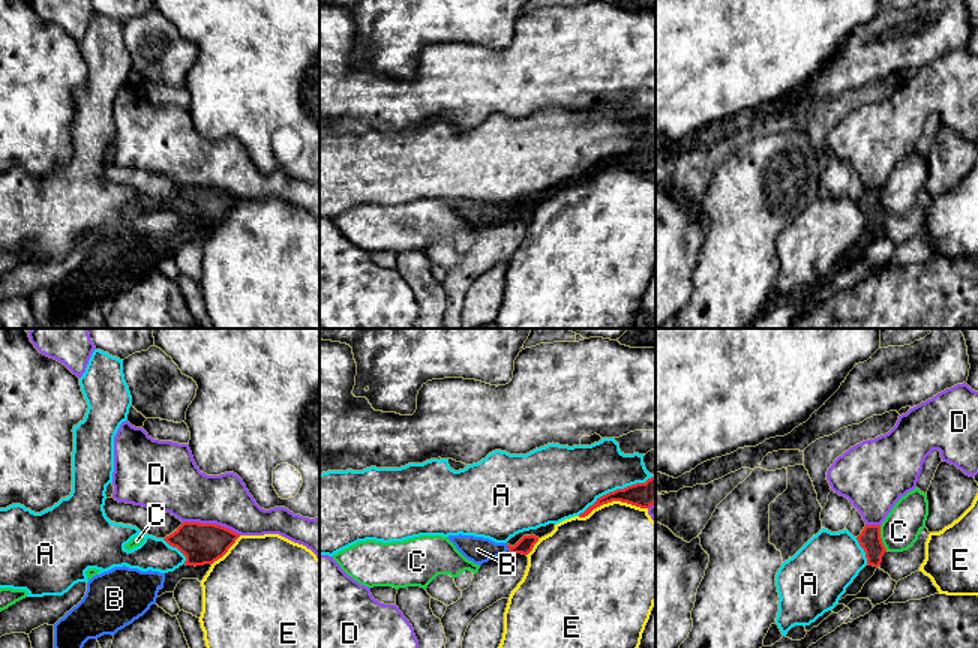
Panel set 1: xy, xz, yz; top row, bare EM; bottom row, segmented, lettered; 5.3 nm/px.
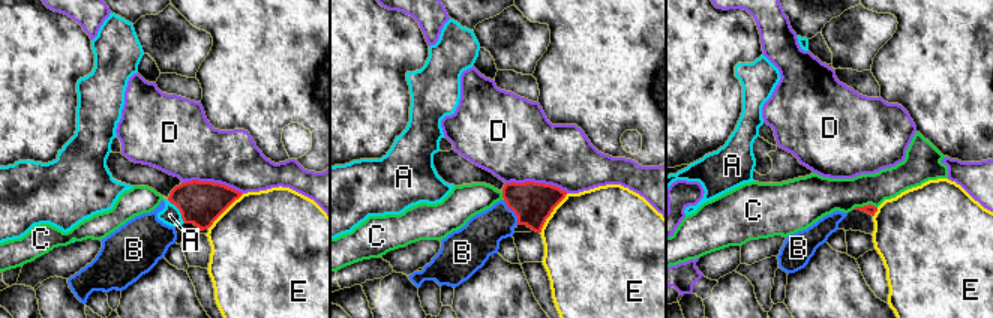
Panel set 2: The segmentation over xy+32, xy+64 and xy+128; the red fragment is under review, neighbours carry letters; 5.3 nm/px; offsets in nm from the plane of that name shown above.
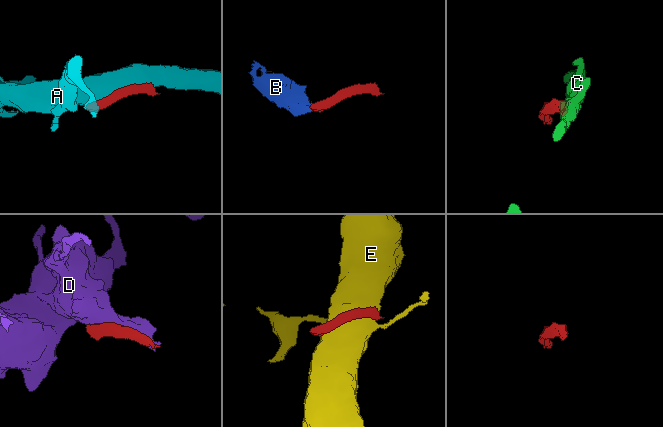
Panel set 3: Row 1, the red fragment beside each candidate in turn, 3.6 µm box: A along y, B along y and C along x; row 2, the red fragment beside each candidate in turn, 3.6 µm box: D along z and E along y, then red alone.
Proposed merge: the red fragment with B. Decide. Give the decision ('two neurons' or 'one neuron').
one neuron

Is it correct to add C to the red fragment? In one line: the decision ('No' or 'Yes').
No

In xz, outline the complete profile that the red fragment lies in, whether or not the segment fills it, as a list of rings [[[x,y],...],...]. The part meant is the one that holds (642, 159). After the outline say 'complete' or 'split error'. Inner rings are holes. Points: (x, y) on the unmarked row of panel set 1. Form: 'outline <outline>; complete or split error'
outline [[[656,140],[648,142],[645,147],[636,147],[624,153],[616,153],[597,162],[597,165],[590,170],[584,177],[580,177],[579,182],[585,182],[594,172],[612,165],[627,166],[640,172],[650,172],[656,168]]]; complete

